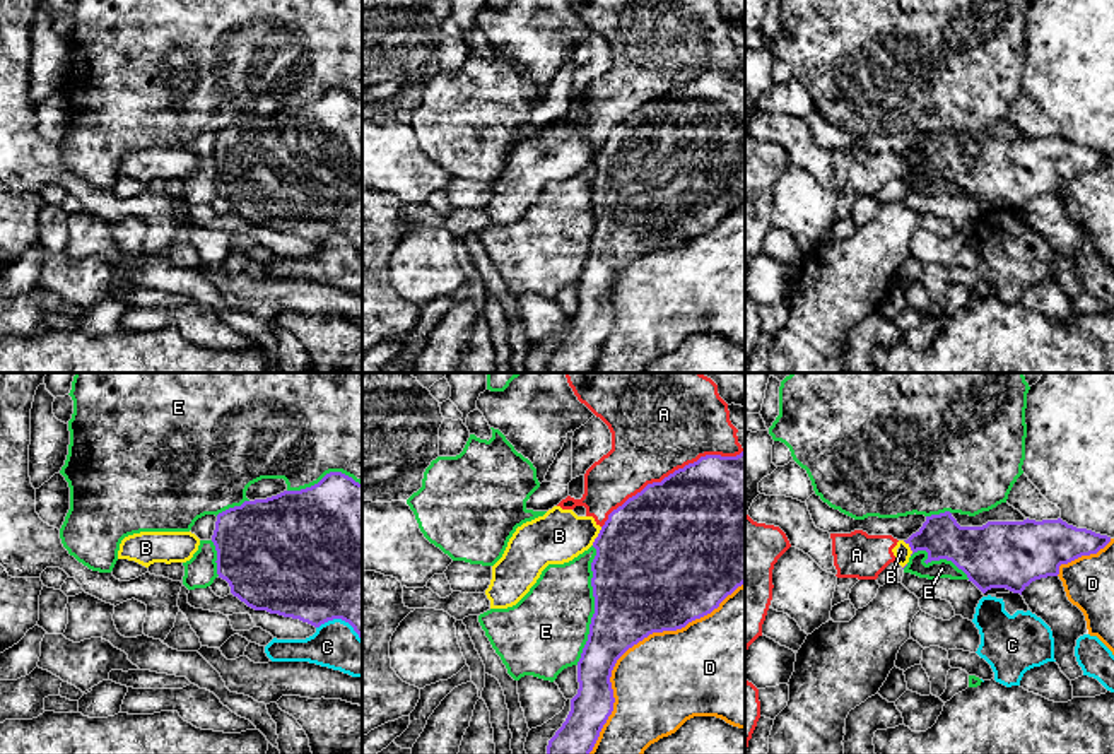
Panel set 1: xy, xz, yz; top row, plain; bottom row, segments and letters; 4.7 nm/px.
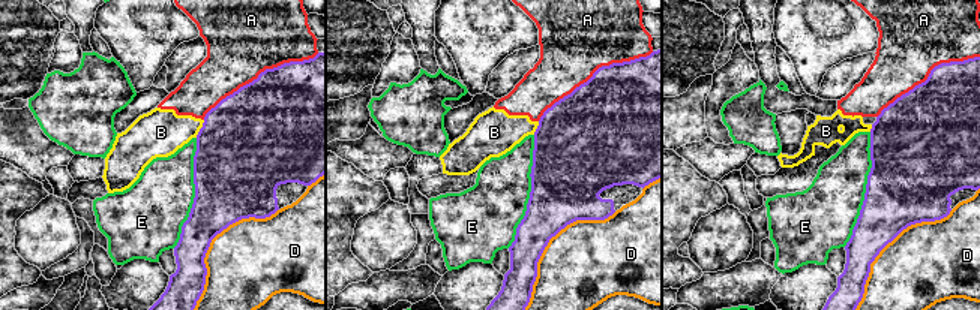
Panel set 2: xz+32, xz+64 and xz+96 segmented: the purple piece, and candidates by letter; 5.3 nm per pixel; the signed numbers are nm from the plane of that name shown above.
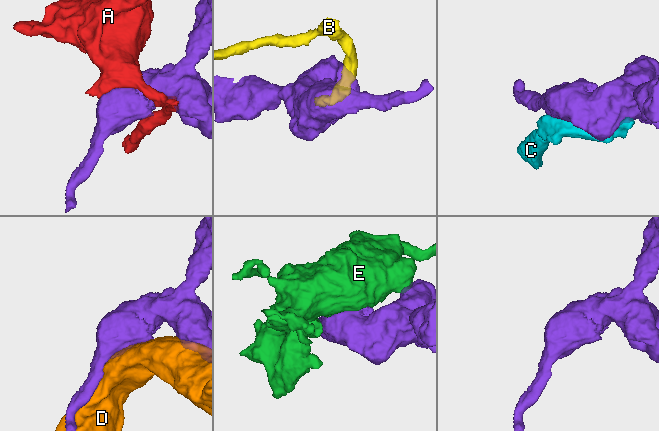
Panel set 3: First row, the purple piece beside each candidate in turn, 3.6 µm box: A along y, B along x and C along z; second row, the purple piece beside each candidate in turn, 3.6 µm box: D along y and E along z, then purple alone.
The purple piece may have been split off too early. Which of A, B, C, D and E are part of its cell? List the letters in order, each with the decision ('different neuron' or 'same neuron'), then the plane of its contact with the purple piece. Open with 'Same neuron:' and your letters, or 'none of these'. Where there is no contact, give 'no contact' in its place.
Same neuron: none of these
A: different neuron | xz
B: different neuron | xz
C: different neuron | xy
D: different neuron | xz
E: different neuron | xz

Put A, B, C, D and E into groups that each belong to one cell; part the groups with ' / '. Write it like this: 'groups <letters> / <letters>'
groups A B / C / D / E

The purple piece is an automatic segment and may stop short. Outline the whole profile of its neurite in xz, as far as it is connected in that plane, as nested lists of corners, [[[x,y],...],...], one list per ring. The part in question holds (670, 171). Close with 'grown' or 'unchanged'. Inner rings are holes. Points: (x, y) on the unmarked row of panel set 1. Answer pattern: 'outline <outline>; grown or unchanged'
outline [[[745,67],[736,74],[701,74],[661,99],[648,101],[608,132],[593,164],[596,166],[591,180],[595,231],[578,279],[579,306],[571,316],[566,339],[548,357],[545,373],[589,373],[613,328],[610,294],[617,277],[653,250],[677,248],[711,231],[745,200]]]; unchanged

